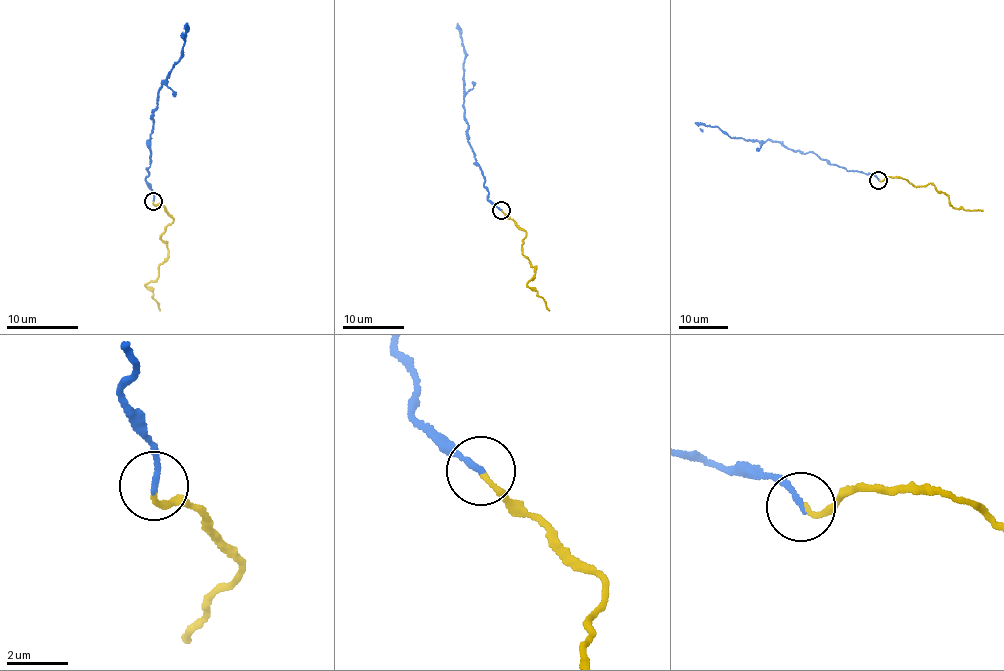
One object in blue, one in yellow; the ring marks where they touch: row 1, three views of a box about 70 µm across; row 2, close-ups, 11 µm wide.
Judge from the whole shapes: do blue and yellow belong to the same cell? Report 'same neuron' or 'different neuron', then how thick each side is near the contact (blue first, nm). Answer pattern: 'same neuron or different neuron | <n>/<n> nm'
same neuron | 180/160 nm

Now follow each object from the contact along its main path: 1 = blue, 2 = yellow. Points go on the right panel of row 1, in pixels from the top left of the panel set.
1: (879, 179), (831, 165), (810, 152), (788, 149), (778, 142), (730, 137), (717, 127), (700, 124), (703, 131)
2: (879, 179), (896, 176), (921, 187), (929, 184), (945, 192), (955, 207), (982, 211)

